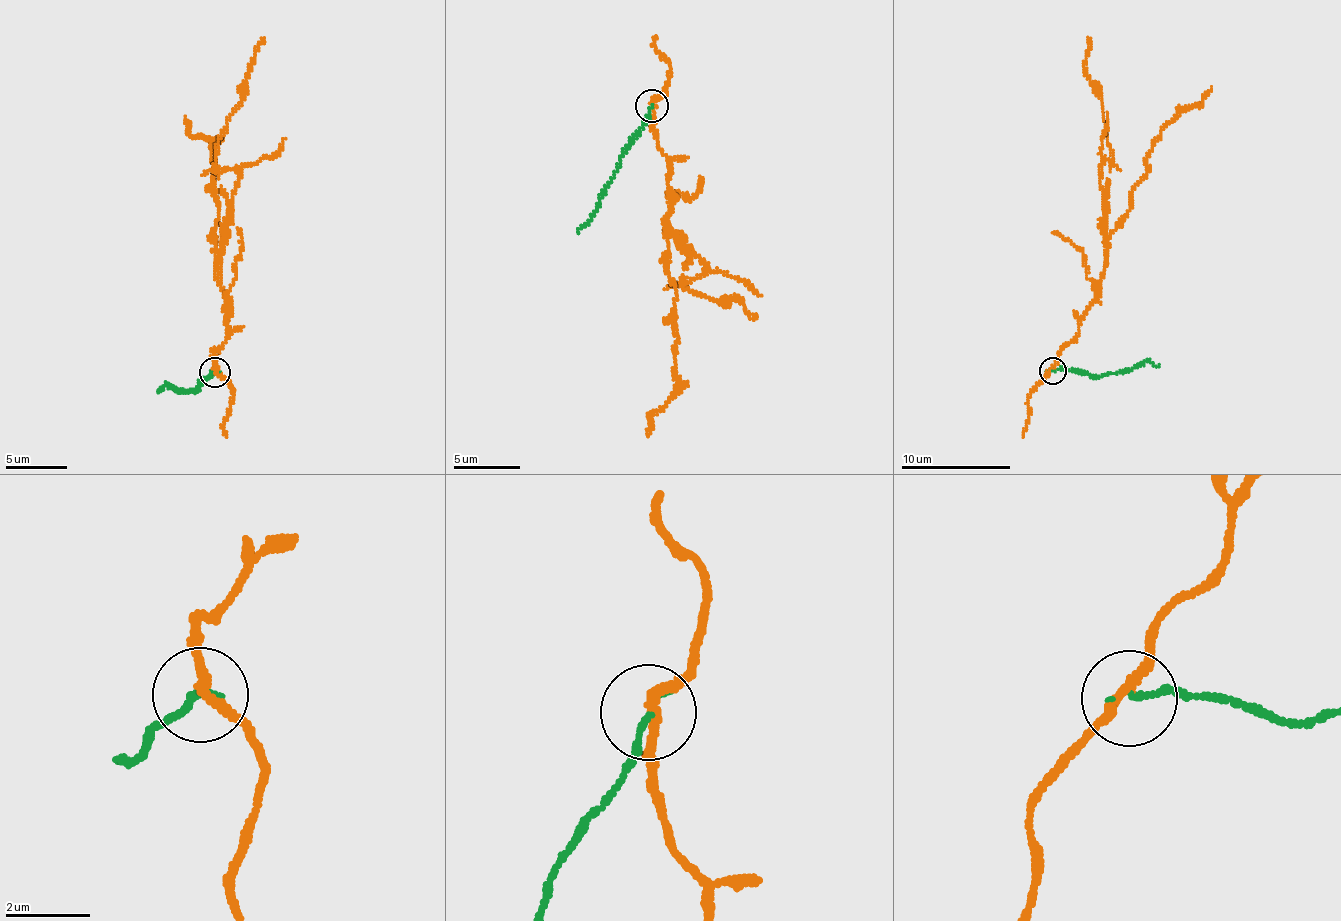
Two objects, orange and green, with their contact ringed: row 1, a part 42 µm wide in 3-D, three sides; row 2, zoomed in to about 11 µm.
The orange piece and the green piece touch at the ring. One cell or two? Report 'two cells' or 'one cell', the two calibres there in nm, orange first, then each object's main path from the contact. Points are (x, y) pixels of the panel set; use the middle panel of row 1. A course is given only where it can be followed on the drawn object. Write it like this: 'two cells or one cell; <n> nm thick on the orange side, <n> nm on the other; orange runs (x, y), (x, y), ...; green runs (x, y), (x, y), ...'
two cells; 220 nm thick on the orange side, 140 nm on the other; orange runs (653, 106), (654, 137), (671, 164), (668, 222), (706, 268), (682, 286), (722, 304), (735, 298), (753, 316); green runs (652, 104), (620, 167), (578, 233)

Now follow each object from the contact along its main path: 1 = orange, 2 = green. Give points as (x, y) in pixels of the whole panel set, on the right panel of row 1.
1: (1052, 368), (1098, 297), (1107, 263), (1102, 162), (1113, 157), (1098, 88), (1086, 73), (1088, 38)
2: (1052, 371), (1107, 374), (1147, 361), (1159, 364)

